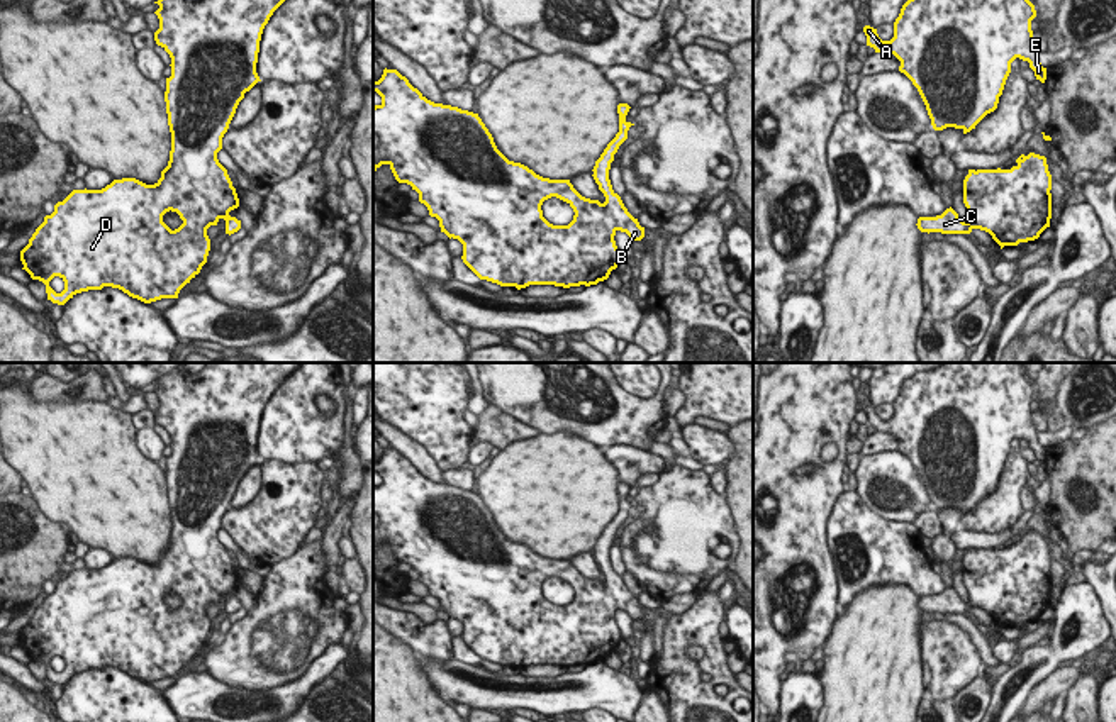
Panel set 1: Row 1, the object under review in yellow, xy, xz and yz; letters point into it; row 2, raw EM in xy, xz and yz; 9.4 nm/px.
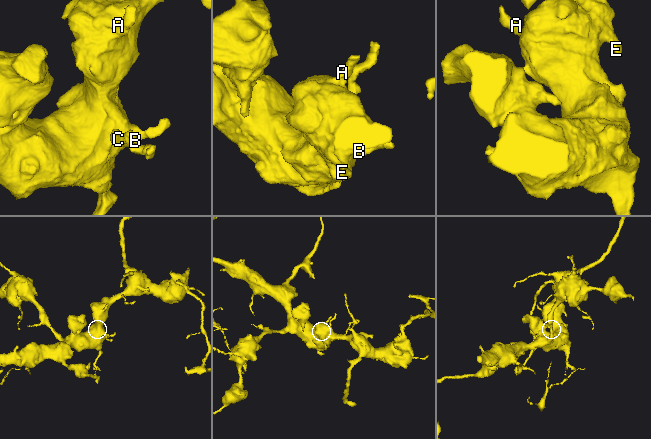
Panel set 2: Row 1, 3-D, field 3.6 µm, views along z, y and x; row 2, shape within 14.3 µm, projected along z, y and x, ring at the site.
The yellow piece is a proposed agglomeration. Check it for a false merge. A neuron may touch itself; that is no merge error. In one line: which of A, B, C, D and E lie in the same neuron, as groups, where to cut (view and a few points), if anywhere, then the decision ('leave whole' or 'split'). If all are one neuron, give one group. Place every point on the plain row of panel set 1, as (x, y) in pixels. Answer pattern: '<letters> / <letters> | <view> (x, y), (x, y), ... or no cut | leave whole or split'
A B C D E | no cut | leave whole

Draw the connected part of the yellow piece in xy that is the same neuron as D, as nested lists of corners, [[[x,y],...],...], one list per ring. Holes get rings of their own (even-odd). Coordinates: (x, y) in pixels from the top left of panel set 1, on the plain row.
[[[205,363],[197,375],[178,373],[176,369],[161,376],[159,408],[154,420],[171,437],[171,456],[166,458],[166,493],[171,512],[171,530],[168,546],[154,564],[146,564],[136,558],[114,559],[102,569],[73,569],[63,581],[54,585],[54,591],[44,597],[29,624],[20,630],[20,641],[32,659],[46,664],[47,680],[64,685],[76,673],[119,668],[132,678],[151,683],[161,678],[178,678],[180,669],[195,658],[207,642],[210,619],[207,608],[226,600],[226,614],[241,608],[241,600],[229,591],[239,586],[239,578],[227,549],[219,542],[217,532],[222,529],[222,517],[236,493],[244,473],[259,459],[256,453],[259,420],[265,405],[273,392],[304,363]],[[166,591],[176,591],[183,603],[171,610],[165,602]],[[59,656],[64,669],[56,673],[49,661]]]

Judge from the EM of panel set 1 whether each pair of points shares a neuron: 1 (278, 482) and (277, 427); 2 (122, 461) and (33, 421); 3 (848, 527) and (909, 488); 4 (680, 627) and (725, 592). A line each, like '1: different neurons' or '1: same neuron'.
1: different neurons
2: same neuron
3: different neurons
4: different neurons

